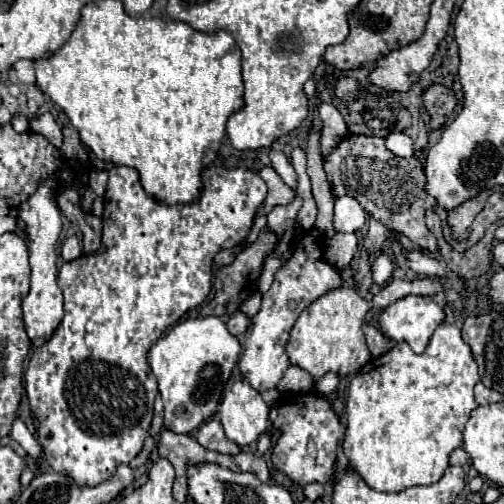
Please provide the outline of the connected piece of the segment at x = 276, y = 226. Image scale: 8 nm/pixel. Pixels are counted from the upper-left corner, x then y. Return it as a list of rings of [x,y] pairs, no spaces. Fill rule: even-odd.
[[[297,196],[297,198],[295,198],[291,204],[287,204],[287,206],[275,206],[275,208],[267,214],[267,226],[281,238],[285,230],[289,230],[289,228],[295,226],[295,216],[297,216],[301,204],[303,204],[303,202],[301,202],[301,198]]]

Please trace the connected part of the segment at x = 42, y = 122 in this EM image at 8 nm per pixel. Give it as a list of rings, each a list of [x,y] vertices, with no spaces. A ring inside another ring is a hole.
[[[49,112],[29,118],[29,126],[31,126],[33,132],[39,132],[39,134],[43,134],[45,138],[49,138],[49,142],[53,142],[53,146],[61,146],[61,142],[63,142],[61,128],[57,126],[55,118],[53,118]]]

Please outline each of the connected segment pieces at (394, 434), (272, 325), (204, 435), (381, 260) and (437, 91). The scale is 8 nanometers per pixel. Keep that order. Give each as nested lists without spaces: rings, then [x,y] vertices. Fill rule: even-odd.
[[[441,324],[431,340],[429,346],[425,348],[423,354],[415,354],[407,342],[399,342],[395,344],[387,354],[371,358],[351,380],[349,384],[349,396],[347,396],[347,434],[343,440],[343,452],[349,458],[349,466],[365,480],[367,486],[371,486],[373,490],[381,490],[381,492],[401,492],[405,488],[411,486],[419,486],[419,484],[433,484],[441,478],[441,474],[447,470],[449,466],[449,454],[459,448],[463,444],[463,426],[469,420],[469,414],[477,408],[477,402],[473,398],[473,386],[479,382],[479,374],[477,374],[477,362],[473,360],[473,354],[469,350],[469,346],[463,342],[461,338],[461,330],[455,324]]]
[[[311,228],[297,238],[293,238],[293,252],[291,258],[281,264],[281,268],[275,272],[275,282],[271,288],[263,294],[261,310],[251,318],[251,324],[245,332],[243,340],[243,354],[239,360],[239,370],[245,376],[245,380],[257,390],[265,392],[271,388],[277,388],[277,384],[283,378],[283,372],[291,366],[289,356],[285,352],[289,332],[299,318],[301,310],[313,302],[313,298],[319,298],[327,290],[333,290],[341,286],[339,270],[335,270],[325,258],[323,258],[323,234],[317,228]]]
[[[211,418],[205,424],[201,424],[199,430],[195,432],[195,438],[207,450],[215,450],[215,452],[221,452],[221,454],[231,454],[231,456],[241,452],[241,448],[225,436],[223,426],[217,418]]]
[[[373,252],[375,258],[373,258],[373,264],[371,264],[371,272],[373,272],[373,282],[379,284],[379,286],[385,286],[391,276],[393,276],[393,262],[387,254],[383,252]]]
[[[433,84],[423,92],[425,110],[431,116],[431,130],[443,128],[447,118],[453,114],[457,106],[457,96],[443,84]]]

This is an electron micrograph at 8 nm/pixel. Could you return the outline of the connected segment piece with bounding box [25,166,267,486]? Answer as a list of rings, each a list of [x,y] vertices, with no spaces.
[[[113,166],[109,170],[109,182],[107,182],[107,192],[105,192],[105,212],[103,212],[103,252],[93,252],[83,254],[77,260],[65,262],[59,268],[57,274],[57,282],[63,290],[65,296],[65,318],[59,324],[59,328],[55,330],[53,338],[49,342],[45,342],[41,348],[37,348],[29,360],[27,366],[27,374],[25,374],[25,390],[27,390],[27,398],[29,398],[29,406],[31,412],[37,416],[39,426],[37,426],[37,440],[43,448],[43,456],[47,460],[47,464],[53,468],[53,472],[65,474],[69,478],[73,478],[79,486],[97,486],[101,482],[105,482],[107,478],[111,478],[117,470],[119,464],[129,464],[143,448],[143,440],[149,432],[151,426],[151,418],[153,418],[153,400],[157,396],[157,380],[149,368],[147,362],[147,352],[151,348],[153,342],[157,342],[187,310],[197,308],[209,294],[211,290],[211,262],[215,258],[215,254],[221,248],[233,248],[237,246],[241,240],[247,238],[249,228],[253,225],[253,218],[257,213],[257,208],[263,204],[267,194],[267,186],[261,180],[259,174],[243,170],[243,168],[221,168],[221,166],[211,166],[203,172],[203,190],[201,190],[201,198],[195,204],[177,204],[177,206],[165,206],[161,202],[157,202],[155,198],[151,198],[143,186],[139,184],[139,174],[135,168],[127,168],[127,166]]]

